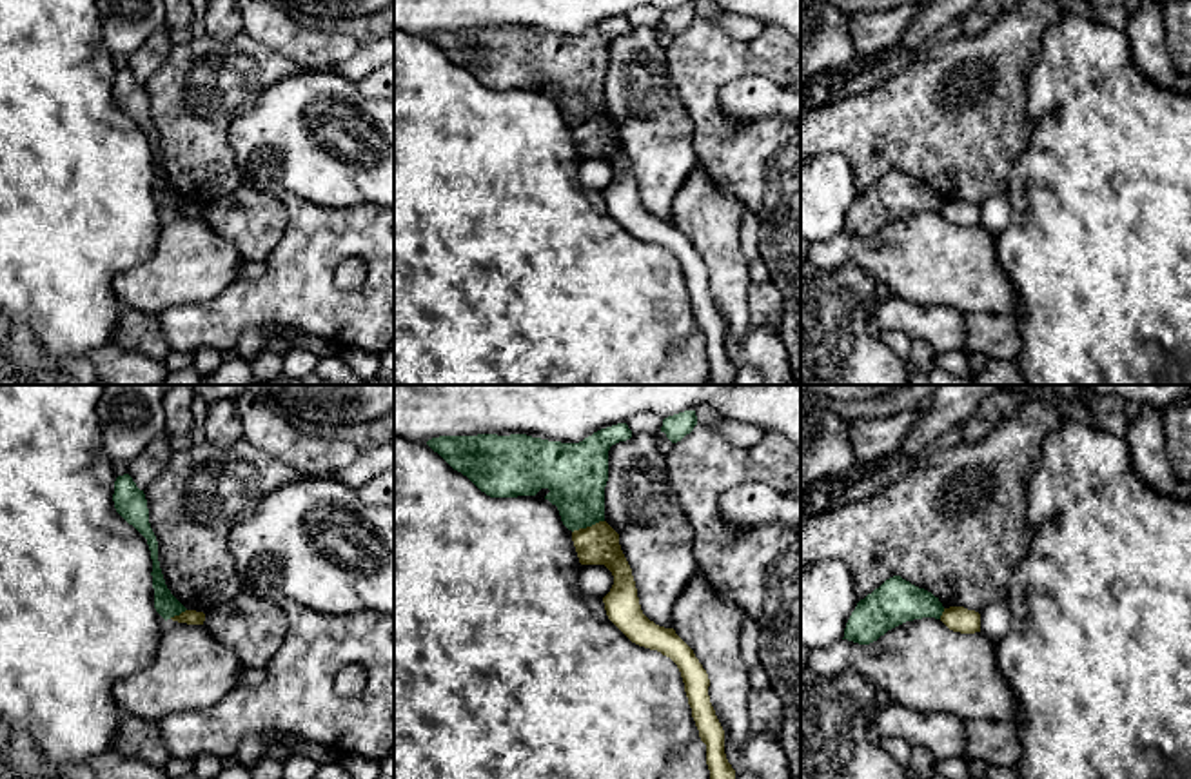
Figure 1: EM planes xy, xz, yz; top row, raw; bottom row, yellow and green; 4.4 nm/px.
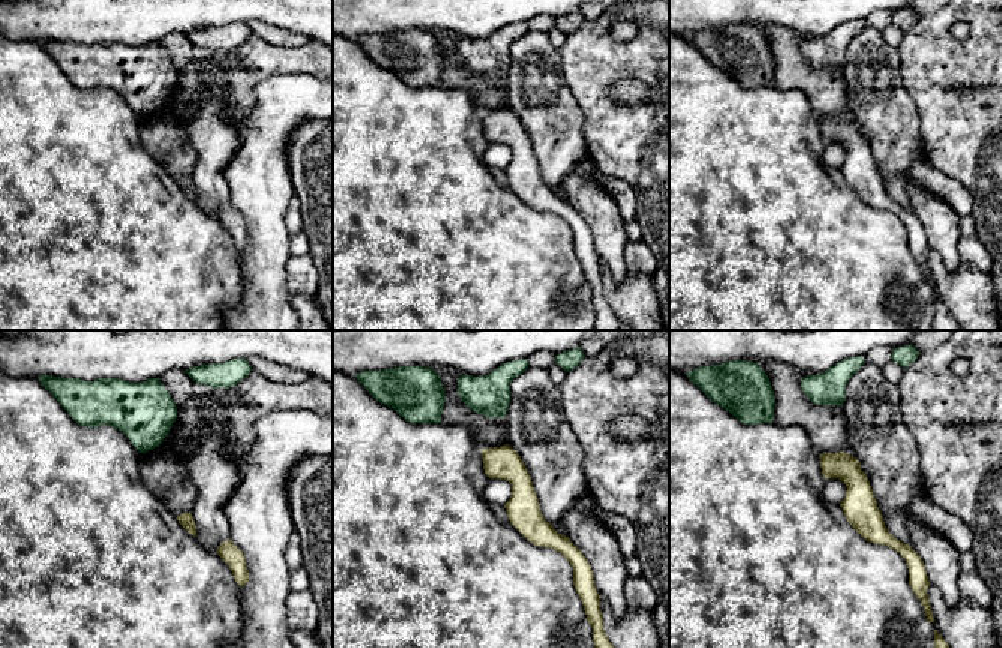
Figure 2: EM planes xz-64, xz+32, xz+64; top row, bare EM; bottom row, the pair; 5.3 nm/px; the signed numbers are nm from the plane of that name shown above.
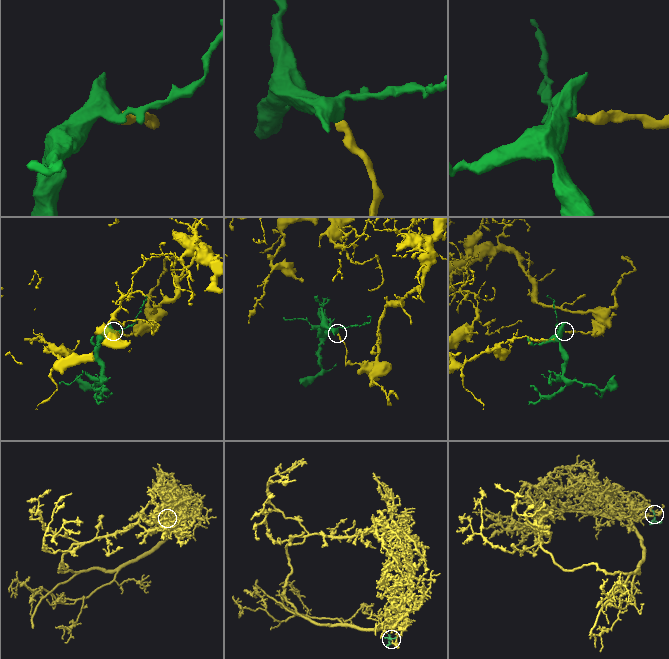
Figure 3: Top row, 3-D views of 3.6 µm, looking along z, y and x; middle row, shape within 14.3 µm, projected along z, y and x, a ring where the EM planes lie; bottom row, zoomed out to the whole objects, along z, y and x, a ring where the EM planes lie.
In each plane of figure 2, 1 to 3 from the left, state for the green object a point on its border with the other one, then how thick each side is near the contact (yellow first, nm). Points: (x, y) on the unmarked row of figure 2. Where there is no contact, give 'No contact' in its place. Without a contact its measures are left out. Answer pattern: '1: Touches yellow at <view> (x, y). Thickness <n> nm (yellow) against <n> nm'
1: No contact
2: No contact
3: No contact

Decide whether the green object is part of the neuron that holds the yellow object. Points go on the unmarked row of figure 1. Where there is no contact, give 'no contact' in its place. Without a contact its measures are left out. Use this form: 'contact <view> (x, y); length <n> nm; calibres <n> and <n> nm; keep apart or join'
contact xz (587, 120); length 160 nm; calibres 180 and 280 nm; keep apart

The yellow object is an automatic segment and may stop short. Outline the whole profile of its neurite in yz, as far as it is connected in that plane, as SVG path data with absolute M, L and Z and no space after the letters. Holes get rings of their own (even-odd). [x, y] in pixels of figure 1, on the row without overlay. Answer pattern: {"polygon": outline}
{"polygon": "M964 200L944 202L940 214L953 225L975 227L980 225L980 207Z"}

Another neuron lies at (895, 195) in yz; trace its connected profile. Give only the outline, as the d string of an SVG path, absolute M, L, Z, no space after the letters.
M893 169L857 196L842 232L870 238L906 214L940 212L942 205L942 196L931 185Z

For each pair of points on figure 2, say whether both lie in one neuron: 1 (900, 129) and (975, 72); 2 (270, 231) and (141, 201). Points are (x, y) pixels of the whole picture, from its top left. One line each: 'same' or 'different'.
1: different
2: different

